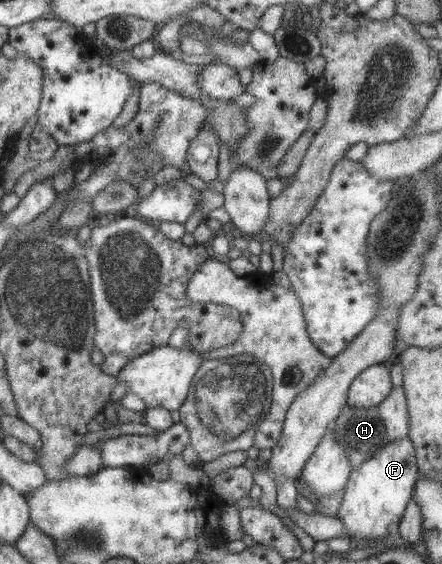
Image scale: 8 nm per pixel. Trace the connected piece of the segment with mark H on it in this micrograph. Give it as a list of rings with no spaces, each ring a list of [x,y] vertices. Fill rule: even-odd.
[[[401,386],[392,388],[376,407],[350,407],[345,404],[330,428],[335,434],[335,441],[339,442],[341,450],[344,451],[344,455],[348,459],[350,469],[360,467],[386,444],[407,437],[409,425],[403,389]]]

